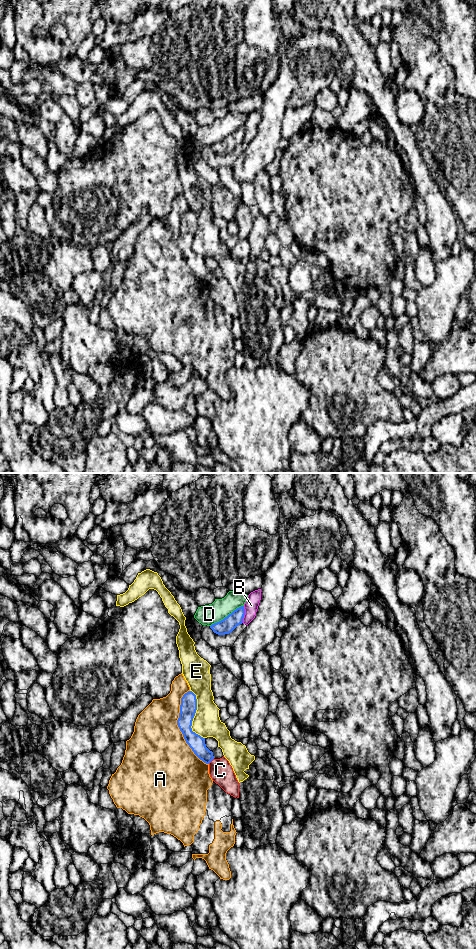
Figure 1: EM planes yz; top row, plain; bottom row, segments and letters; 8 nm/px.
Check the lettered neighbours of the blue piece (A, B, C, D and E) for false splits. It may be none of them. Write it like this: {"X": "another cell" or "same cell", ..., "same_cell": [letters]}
{"A": "another cell", "B": "another cell", "C": "another cell", "D": "another cell", "E": "another cell", "same_cell": []}

